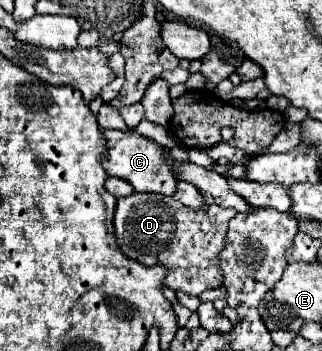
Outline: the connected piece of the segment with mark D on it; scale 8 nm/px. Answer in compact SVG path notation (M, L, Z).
M135 192L117 200L113 224L117 242L129 258L145 266L167 266L171 272L165 278L165 286L175 292L185 292L187 296L199 296L205 290L221 286L223 282L223 272L217 258L223 250L227 224L235 214L237 210L221 208L209 196L205 196L203 210L191 210L173 196Z

